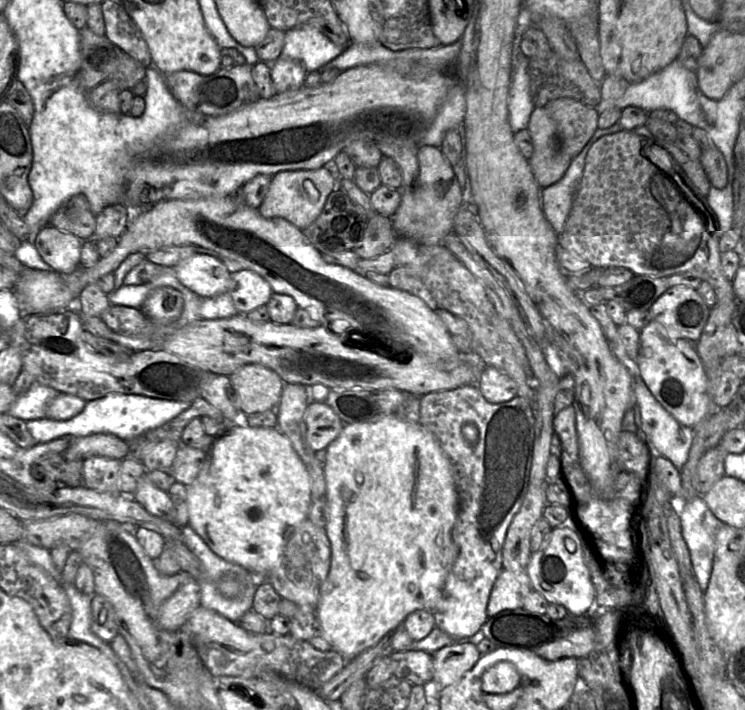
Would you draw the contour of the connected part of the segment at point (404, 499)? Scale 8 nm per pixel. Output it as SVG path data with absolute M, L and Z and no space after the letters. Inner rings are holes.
M397 413L372 422L345 424L337 438L325 449L322 463L327 500L325 531L330 543L331 558L327 578L321 587L317 607L317 623L330 642L332 650L338 652L348 661L376 646L385 635L398 628L412 612L416 610L435 612L442 598L446 578L458 554L452 538L452 530L457 516L458 497L449 459L437 439L420 422L409 422Z

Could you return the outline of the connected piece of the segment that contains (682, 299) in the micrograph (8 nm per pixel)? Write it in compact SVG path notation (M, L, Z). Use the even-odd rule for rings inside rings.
M678 285L669 288L649 311L652 320L663 324L672 335L696 343L708 322L711 308L696 289Z

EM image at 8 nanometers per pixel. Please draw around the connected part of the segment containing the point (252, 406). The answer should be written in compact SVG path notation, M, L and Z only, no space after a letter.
M257 363L245 364L230 375L233 402L243 415L276 409L284 381L272 369Z

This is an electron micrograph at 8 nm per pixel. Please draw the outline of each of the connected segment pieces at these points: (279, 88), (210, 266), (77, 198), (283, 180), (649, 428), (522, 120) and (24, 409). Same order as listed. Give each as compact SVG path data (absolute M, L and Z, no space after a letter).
M279 57L271 65L271 76L277 94L292 91L305 85L308 71L296 60Z
M194 253L178 263L174 270L182 284L203 298L230 292L232 274L216 257Z
M77 194L64 201L47 224L74 234L83 241L95 236L96 215L87 198L83 194Z
M326 166L314 170L281 171L272 176L269 190L258 210L265 218L284 218L305 229L321 213L328 196L336 188L337 178Z
M641 373L639 377L635 377L634 393L640 408L642 429L647 436L647 445L654 455L666 457L681 470L689 458L695 436L694 428L681 424L662 406L646 385Z
M519 54L511 70L511 85L508 95L509 124L514 135L528 128L535 109L530 92L528 58Z
M33 381L27 391L17 397L8 414L24 421L46 418L48 404L59 393L54 388Z

